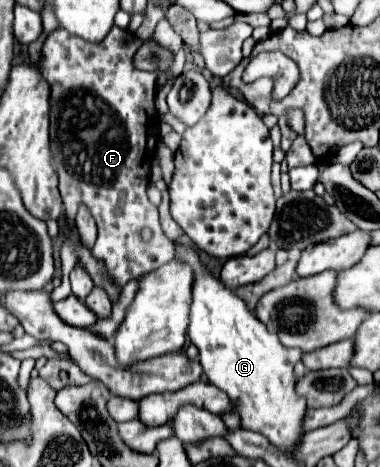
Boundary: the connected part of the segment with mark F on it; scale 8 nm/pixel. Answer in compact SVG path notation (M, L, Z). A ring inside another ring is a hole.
M113 26L99 44L79 40L79 36L71 36L67 30L59 28L47 36L41 52L41 72L51 86L51 154L59 174L59 192L65 212L73 218L79 204L89 206L99 228L93 256L107 264L109 276L119 286L153 272L175 256L175 244L163 234L157 206L149 202L145 192L159 138L159 116L155 108L157 72L143 72L133 66L137 48L139 38L117 26ZM143 228L153 232L151 240L143 240Z

